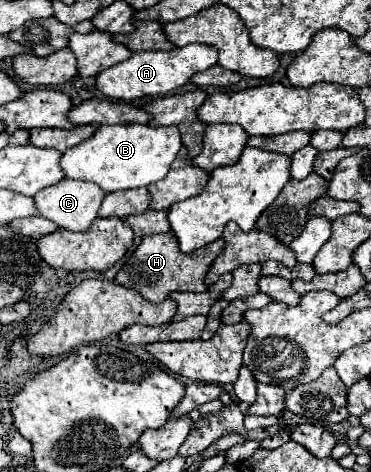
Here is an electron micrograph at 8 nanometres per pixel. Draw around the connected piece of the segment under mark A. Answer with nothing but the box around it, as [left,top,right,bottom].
[96,44,216,100]

